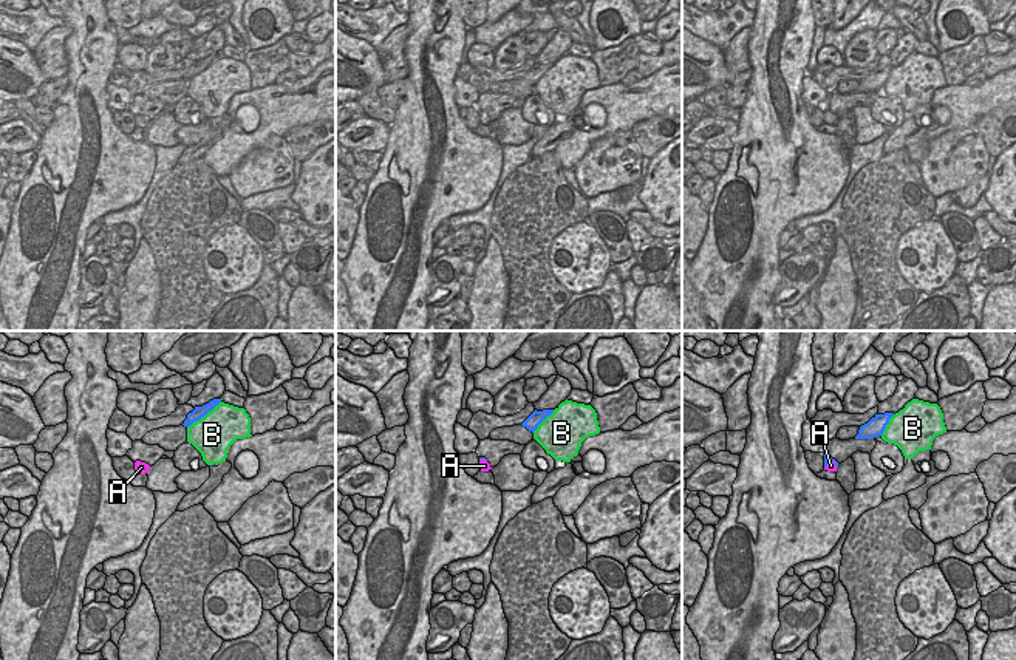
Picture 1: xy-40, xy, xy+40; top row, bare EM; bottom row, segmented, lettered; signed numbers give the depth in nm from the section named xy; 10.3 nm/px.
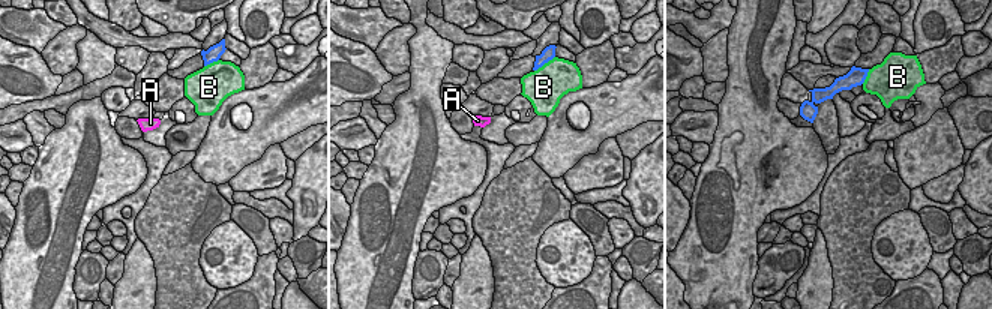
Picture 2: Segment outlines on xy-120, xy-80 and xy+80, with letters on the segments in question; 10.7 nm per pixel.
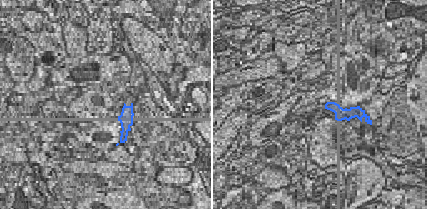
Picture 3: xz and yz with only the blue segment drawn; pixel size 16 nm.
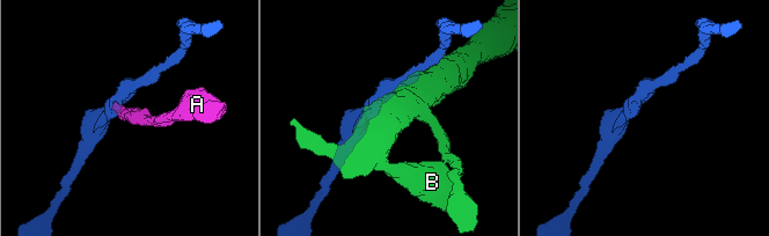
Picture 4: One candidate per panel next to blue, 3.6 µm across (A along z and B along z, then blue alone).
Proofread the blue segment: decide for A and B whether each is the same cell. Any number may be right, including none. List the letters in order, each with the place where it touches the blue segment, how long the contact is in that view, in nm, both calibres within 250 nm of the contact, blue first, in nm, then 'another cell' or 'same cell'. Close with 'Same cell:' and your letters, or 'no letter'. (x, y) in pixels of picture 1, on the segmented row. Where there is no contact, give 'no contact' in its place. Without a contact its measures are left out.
A: xy+40 (832, 459) | 150 nm | 50/100 nm | another cell
B: xy-40 (203, 416) | 440 nm | 130/420 nm | another cell
Same cell: no letter

